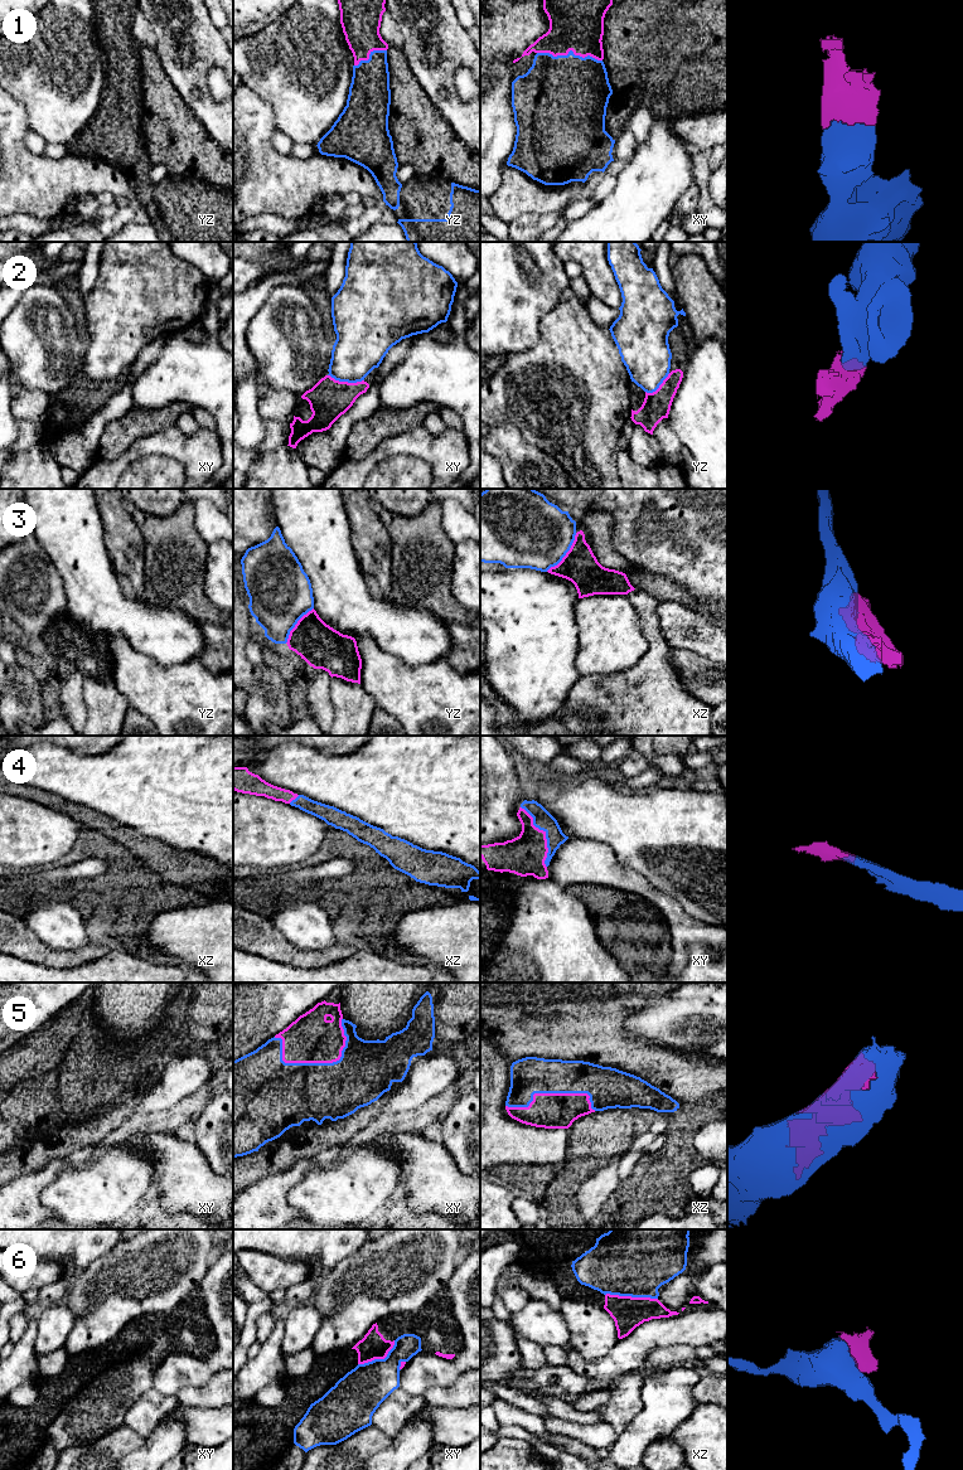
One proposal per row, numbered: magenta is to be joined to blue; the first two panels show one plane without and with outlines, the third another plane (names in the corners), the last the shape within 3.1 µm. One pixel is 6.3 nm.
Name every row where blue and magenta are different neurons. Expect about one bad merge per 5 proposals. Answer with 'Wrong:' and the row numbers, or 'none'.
Wrong: 2, 3, 6

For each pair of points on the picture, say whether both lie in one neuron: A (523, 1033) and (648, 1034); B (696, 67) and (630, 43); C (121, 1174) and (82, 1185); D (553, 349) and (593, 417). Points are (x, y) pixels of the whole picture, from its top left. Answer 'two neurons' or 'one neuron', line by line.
A: two neurons
B: one neuron
C: one neuron
D: one neuron

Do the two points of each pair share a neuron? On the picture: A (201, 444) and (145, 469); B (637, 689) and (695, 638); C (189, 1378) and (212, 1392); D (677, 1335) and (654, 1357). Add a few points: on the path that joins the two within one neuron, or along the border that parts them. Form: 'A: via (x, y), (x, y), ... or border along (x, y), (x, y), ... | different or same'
A: border along (139, 459), (164, 455), (184, 470) | different
B: border along (659, 622), (663, 639), (673, 649) | different
C: border along (219, 1371), (203, 1384), (182, 1388), (175, 1395) | different
D: border along (693, 1347), (656, 1348), (644, 1364) | different

